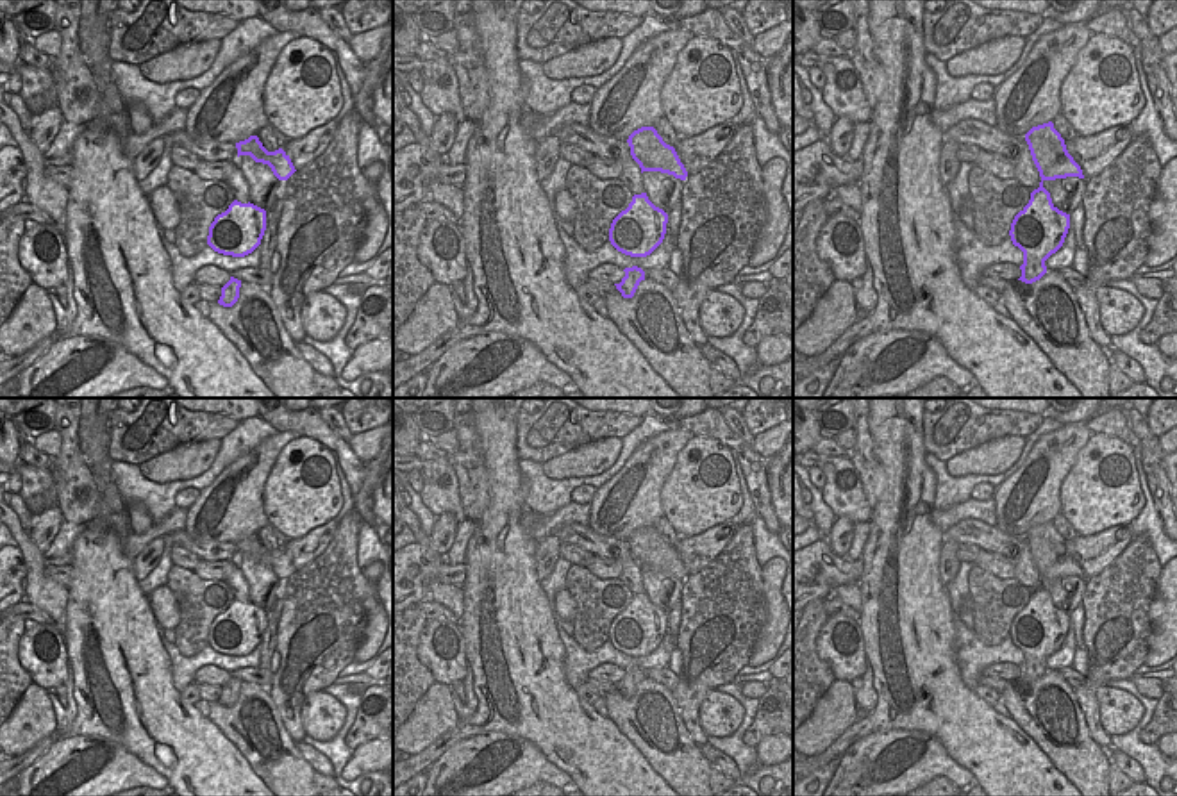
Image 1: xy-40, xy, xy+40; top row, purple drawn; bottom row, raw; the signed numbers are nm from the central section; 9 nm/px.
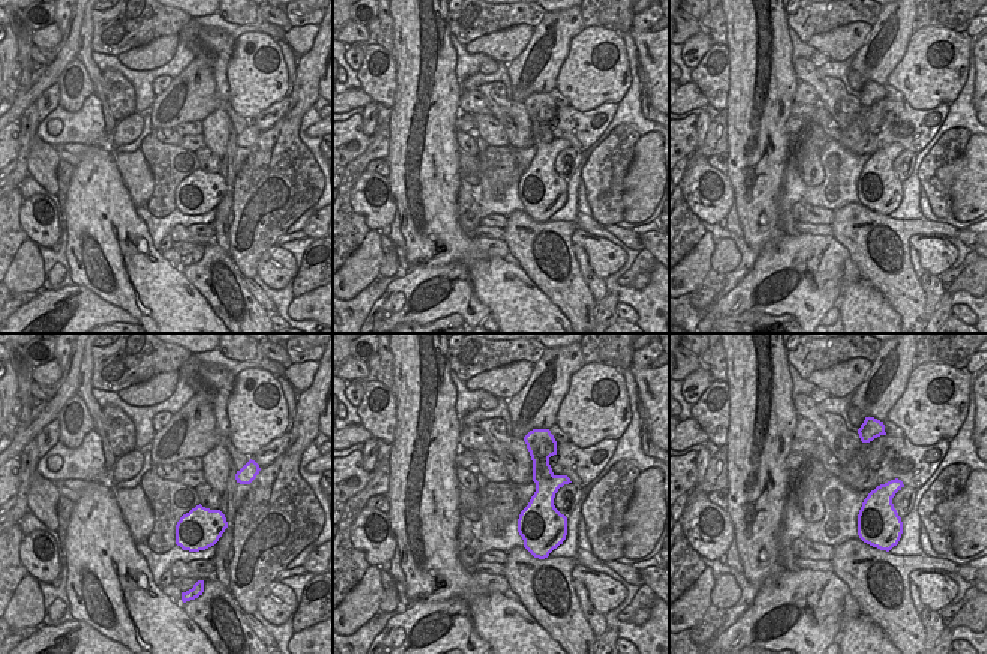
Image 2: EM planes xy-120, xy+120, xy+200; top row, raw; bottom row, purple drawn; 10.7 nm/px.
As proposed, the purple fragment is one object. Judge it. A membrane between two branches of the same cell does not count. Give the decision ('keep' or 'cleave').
keep

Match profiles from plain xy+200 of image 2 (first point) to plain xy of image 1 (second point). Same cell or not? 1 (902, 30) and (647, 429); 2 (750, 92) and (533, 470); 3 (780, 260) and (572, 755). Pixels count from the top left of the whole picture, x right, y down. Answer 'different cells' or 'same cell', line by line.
1: different cells
2: different cells
3: different cells

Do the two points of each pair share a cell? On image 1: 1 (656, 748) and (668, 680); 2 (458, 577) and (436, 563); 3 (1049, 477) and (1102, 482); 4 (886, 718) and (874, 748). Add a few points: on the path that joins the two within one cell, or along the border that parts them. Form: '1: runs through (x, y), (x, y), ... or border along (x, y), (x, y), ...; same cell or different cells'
1: border along (645, 677), (670, 691); different cells
2: runs through (452, 577), (440, 568); same cell
3: border along (1086, 443), (1061, 484), (1060, 511); different cells
4: border along (924, 730), (870, 732), (845, 752); different cells

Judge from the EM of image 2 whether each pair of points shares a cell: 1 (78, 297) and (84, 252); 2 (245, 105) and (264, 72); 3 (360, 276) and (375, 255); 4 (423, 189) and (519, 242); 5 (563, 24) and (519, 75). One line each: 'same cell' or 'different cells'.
1: different cells
2: same cell
3: same cell
4: different cells
5: same cell

